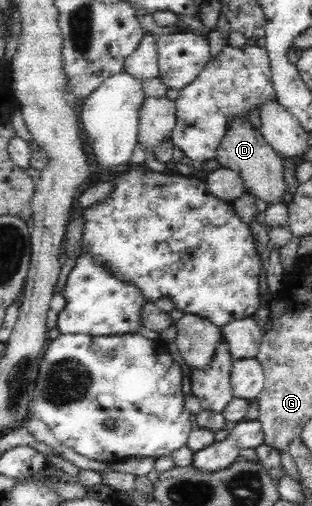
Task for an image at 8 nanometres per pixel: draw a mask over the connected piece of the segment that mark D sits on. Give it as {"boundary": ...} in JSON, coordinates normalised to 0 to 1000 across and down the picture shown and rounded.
{"boundary":[[[756,227],[734,241],[728,263],[718,265],[702,294],[692,296],[689,314],[708,322],[715,332],[734,332],[766,344],[792,381],[849,397],[859,407],[901,399],[913,403],[910,385],[920,379],[907,350],[904,308],[856,285],[840,263],[814,255],[798,239],[776,239],[772,227]]]}

